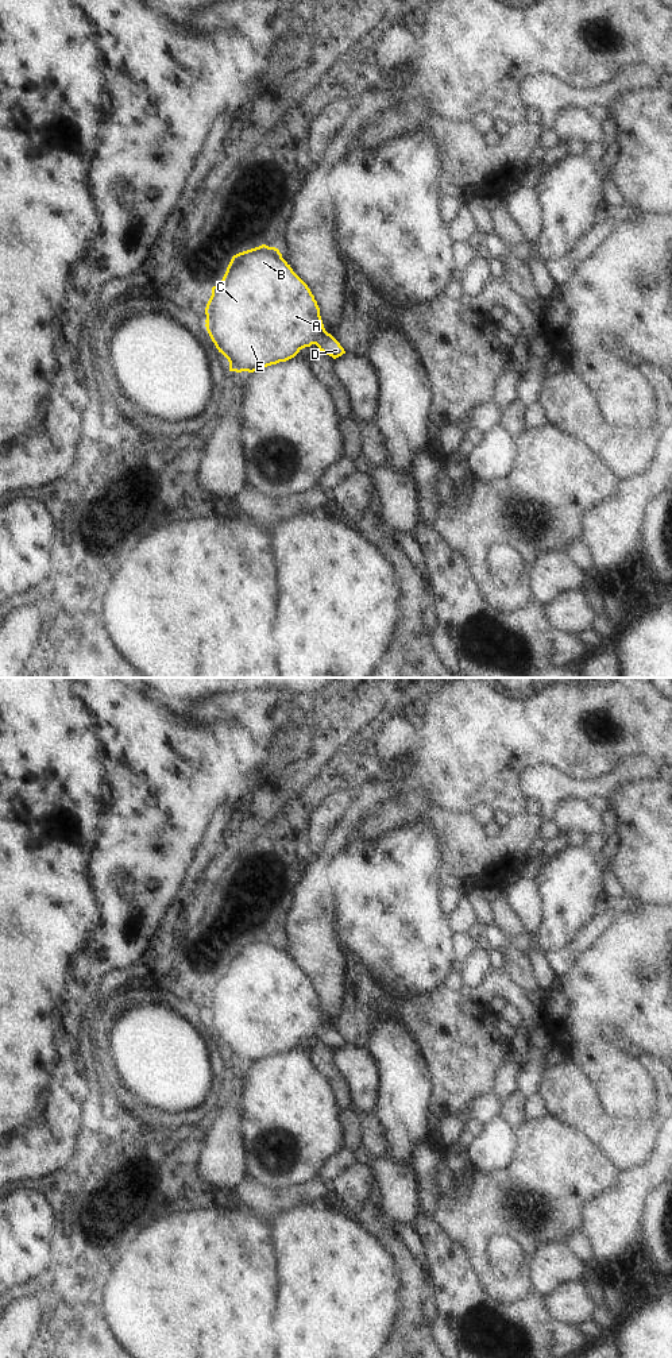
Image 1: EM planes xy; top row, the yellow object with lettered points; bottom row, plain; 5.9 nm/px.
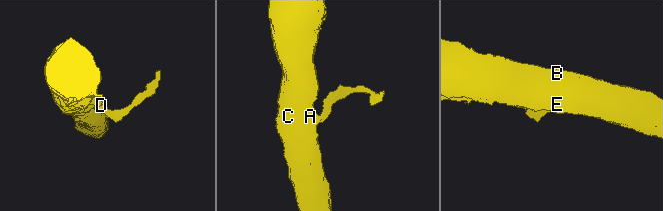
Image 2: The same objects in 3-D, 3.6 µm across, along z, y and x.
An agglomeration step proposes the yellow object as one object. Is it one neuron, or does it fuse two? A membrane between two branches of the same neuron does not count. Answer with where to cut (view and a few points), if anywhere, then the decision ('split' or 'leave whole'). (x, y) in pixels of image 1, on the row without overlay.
no cut; leave whole

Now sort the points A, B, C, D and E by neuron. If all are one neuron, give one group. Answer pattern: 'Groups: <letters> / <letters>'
Groups: A B C D E.

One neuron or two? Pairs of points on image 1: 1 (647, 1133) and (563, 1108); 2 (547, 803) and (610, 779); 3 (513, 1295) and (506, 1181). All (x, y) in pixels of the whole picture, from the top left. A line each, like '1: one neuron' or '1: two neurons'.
1: one neuron
2: one neuron
3: one neuron

